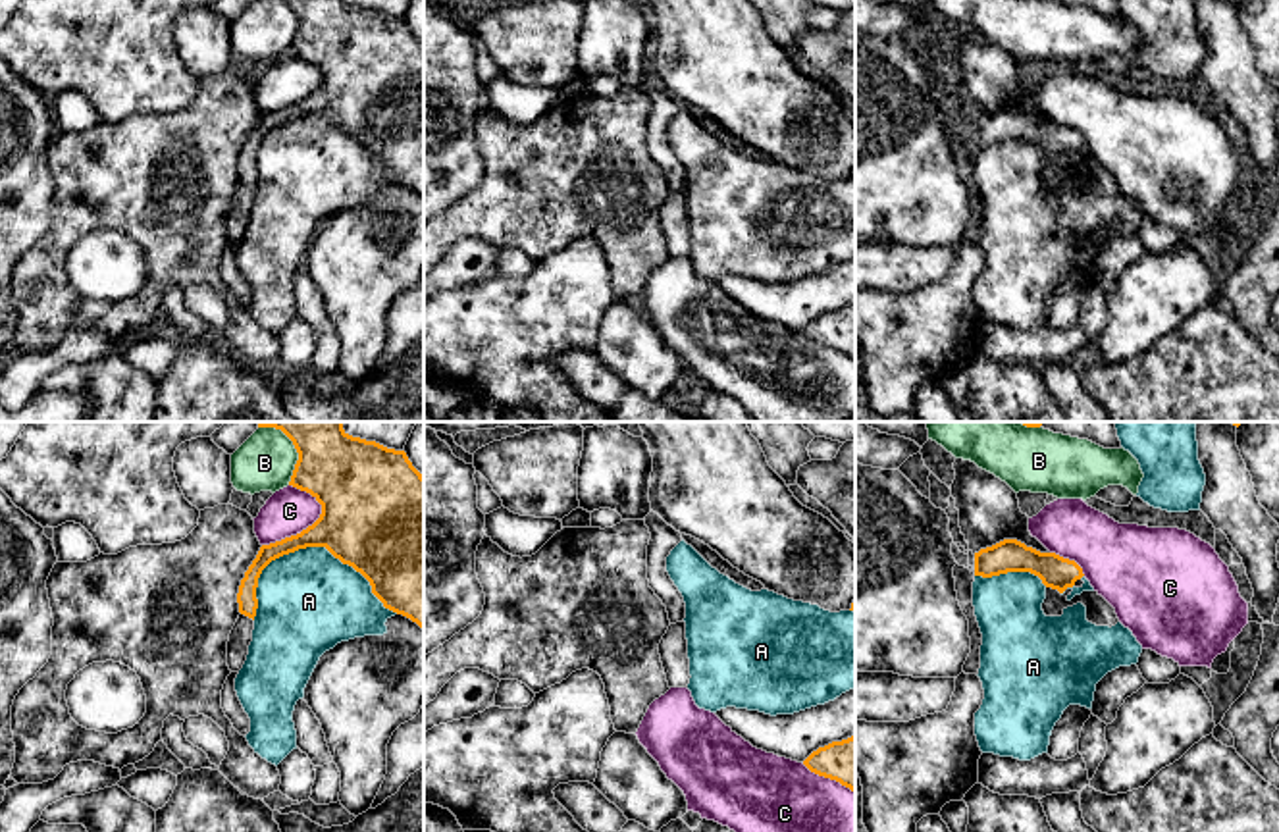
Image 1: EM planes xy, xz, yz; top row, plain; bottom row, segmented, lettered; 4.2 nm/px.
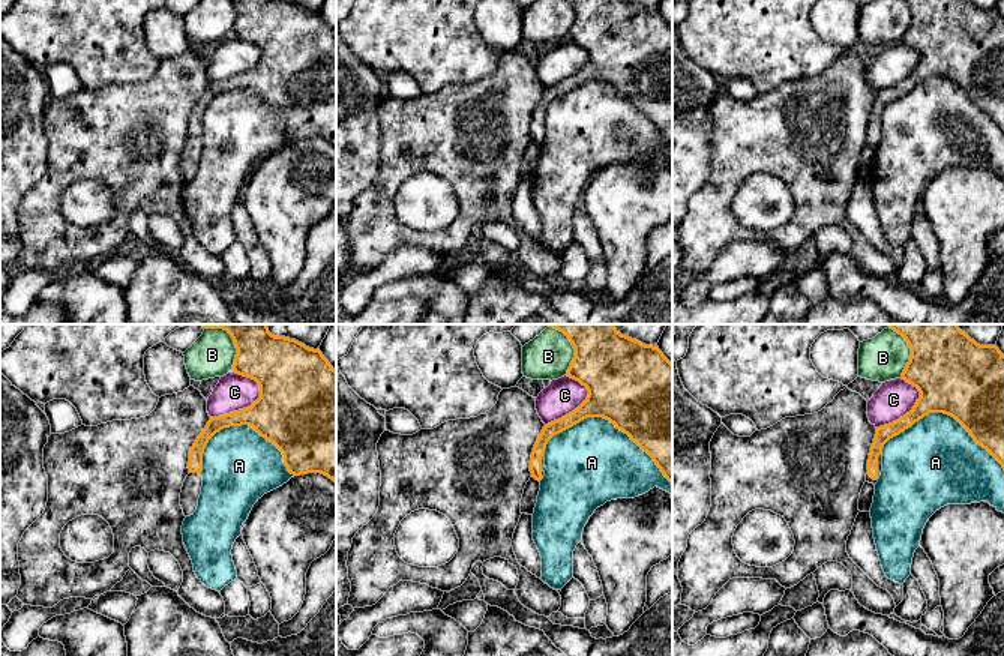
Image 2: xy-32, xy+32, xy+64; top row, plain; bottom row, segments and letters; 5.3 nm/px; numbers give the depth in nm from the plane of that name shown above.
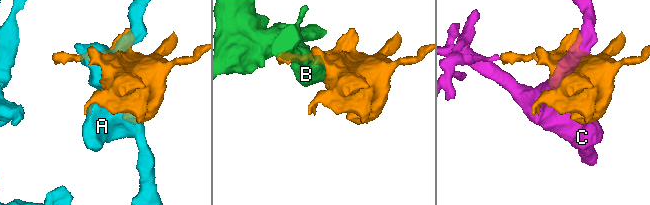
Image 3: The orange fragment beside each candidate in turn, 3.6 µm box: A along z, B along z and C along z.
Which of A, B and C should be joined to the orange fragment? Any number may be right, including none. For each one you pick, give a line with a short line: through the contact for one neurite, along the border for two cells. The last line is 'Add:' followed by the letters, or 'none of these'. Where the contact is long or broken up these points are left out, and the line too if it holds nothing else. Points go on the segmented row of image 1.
Add: none of these

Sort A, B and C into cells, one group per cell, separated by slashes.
A / B / C

